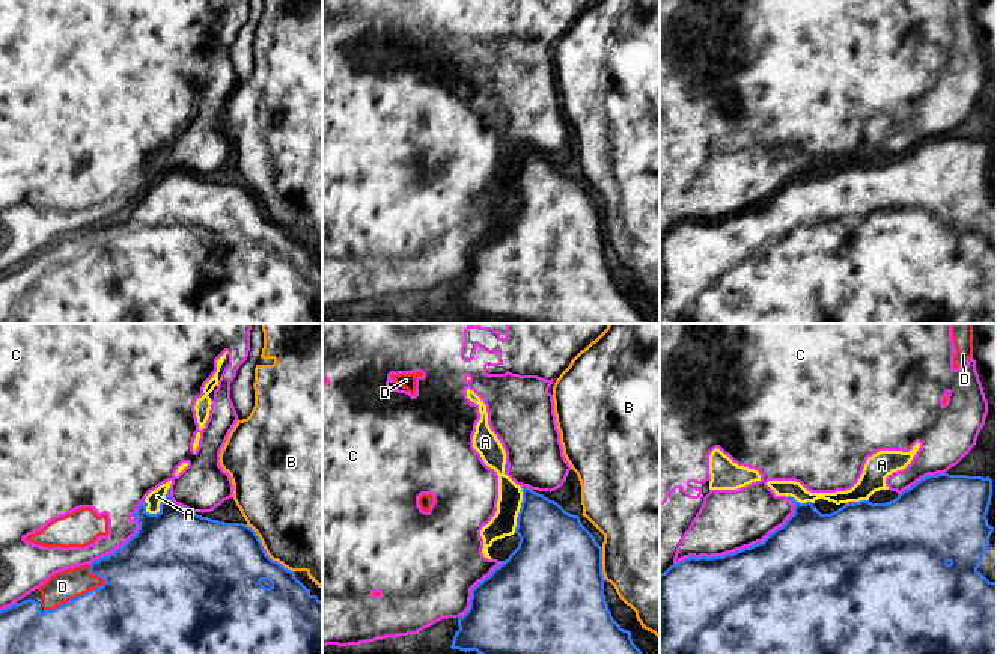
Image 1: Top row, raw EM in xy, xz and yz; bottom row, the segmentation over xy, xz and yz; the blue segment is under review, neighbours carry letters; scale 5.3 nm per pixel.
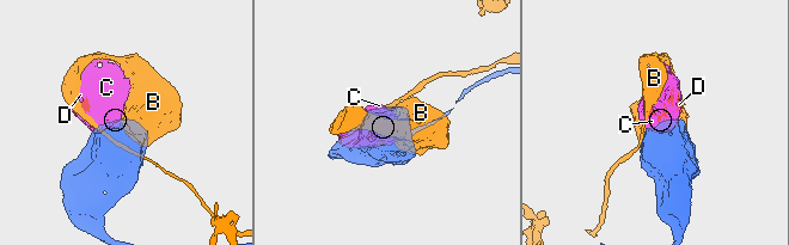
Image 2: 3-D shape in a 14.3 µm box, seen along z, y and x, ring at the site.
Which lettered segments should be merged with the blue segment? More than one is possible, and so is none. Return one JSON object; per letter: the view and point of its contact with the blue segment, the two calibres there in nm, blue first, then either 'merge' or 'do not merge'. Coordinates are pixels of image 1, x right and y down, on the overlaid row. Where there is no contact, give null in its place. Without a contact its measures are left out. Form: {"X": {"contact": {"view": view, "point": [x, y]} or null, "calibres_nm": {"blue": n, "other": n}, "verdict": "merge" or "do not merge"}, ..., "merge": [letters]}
{"A": {"contact": {"view": "xy", "point": [160, 505]}, "calibres_nm": {"blue": 440, "other": 80}, "verdict": "do not merge"}, "B": {"contact": {"view": "xy", "point": [265, 552]}, "calibres_nm": {"blue": 460, "other": 480}, "verdict": "do not merge"}, "C": {"contact": {"view": "yz", "point": [741, 549]}, "calibres_nm": {"blue": 500, "other": 320}, "verdict": "do not merge"}, "D": {"contact": {"view": "xy", "point": [76, 597]}, "calibres_nm": {"blue": 380, "other": 160}, "verdict": "do not merge"}, "merge": []}

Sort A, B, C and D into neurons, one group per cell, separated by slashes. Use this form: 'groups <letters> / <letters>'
groups A C D / B

